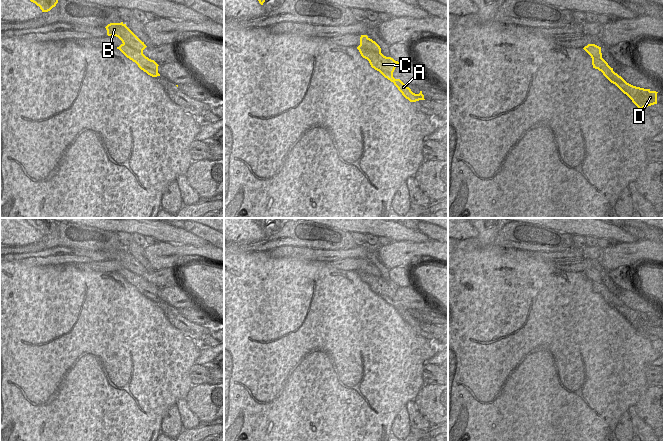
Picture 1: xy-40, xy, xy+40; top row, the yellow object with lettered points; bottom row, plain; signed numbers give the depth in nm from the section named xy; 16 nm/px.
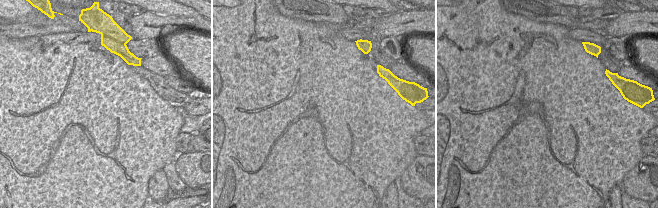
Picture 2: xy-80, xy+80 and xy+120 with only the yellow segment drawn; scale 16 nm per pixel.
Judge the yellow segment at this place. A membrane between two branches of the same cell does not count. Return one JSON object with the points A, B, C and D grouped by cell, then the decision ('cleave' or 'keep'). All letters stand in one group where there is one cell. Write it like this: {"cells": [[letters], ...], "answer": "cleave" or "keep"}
{"cells": [["A", "C", "D"], ["B"]], "answer": "cleave"}

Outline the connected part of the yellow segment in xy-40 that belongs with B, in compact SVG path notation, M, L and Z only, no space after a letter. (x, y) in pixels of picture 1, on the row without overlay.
M123 246L110 247L105 252L108 260L118 261L123 268L134 274L143 276L147 271Z

